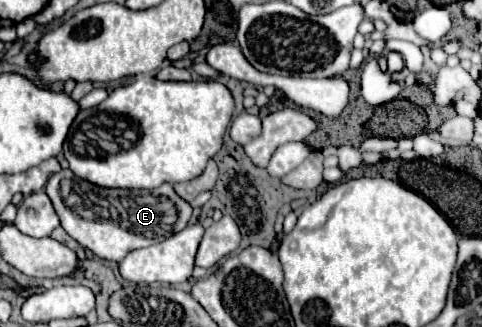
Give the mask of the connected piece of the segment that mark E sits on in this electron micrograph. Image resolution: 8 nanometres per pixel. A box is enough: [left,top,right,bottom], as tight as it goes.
[45,170,191,262]

